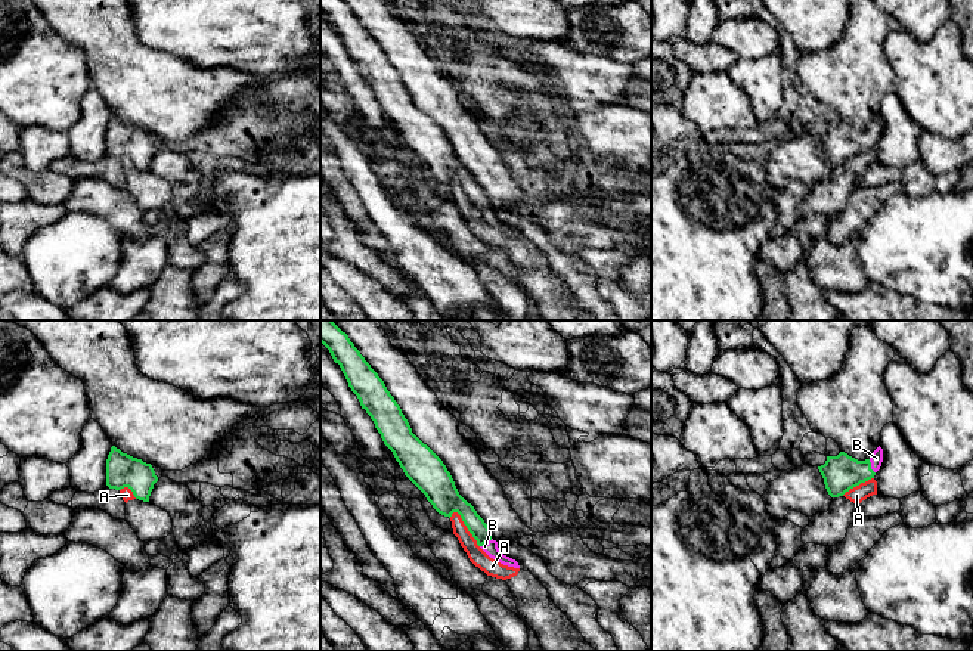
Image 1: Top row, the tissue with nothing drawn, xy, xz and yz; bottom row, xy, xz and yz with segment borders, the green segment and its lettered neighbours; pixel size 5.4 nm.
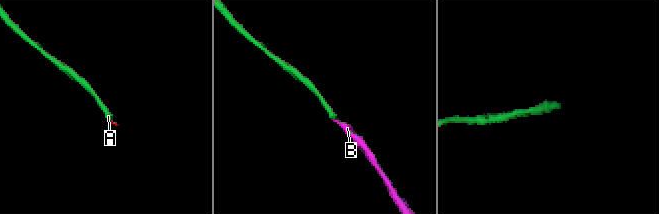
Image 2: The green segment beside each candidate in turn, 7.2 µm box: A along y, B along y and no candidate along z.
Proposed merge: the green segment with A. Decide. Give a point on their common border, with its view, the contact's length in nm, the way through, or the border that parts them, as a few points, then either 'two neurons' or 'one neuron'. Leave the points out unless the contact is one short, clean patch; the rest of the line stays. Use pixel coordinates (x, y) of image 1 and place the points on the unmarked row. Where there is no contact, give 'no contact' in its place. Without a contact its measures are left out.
xz (467, 197) | 240 nm | along xz (454, 180), (459, 185), (479, 216) | two neurons

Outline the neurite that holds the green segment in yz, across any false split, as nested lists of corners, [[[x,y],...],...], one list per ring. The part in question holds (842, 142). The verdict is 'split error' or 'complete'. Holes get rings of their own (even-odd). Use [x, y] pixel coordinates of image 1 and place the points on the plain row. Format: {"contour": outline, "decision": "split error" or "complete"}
{"contour": [[[879,115],[868,128],[858,130],[845,121],[827,125],[824,134],[818,136],[825,158],[831,167],[843,165],[850,158],[874,148],[883,131],[883,118]]], "decision": "split error"}

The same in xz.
{"contour": [[[320,0],[320,12],[340,34],[362,78],[371,86],[384,114],[393,121],[405,145],[425,164],[433,177],[452,186],[458,182],[477,214],[503,235],[520,238],[503,224],[484,189],[458,161],[443,130],[413,102],[384,50],[343,0]]], "decision": "split error"}

